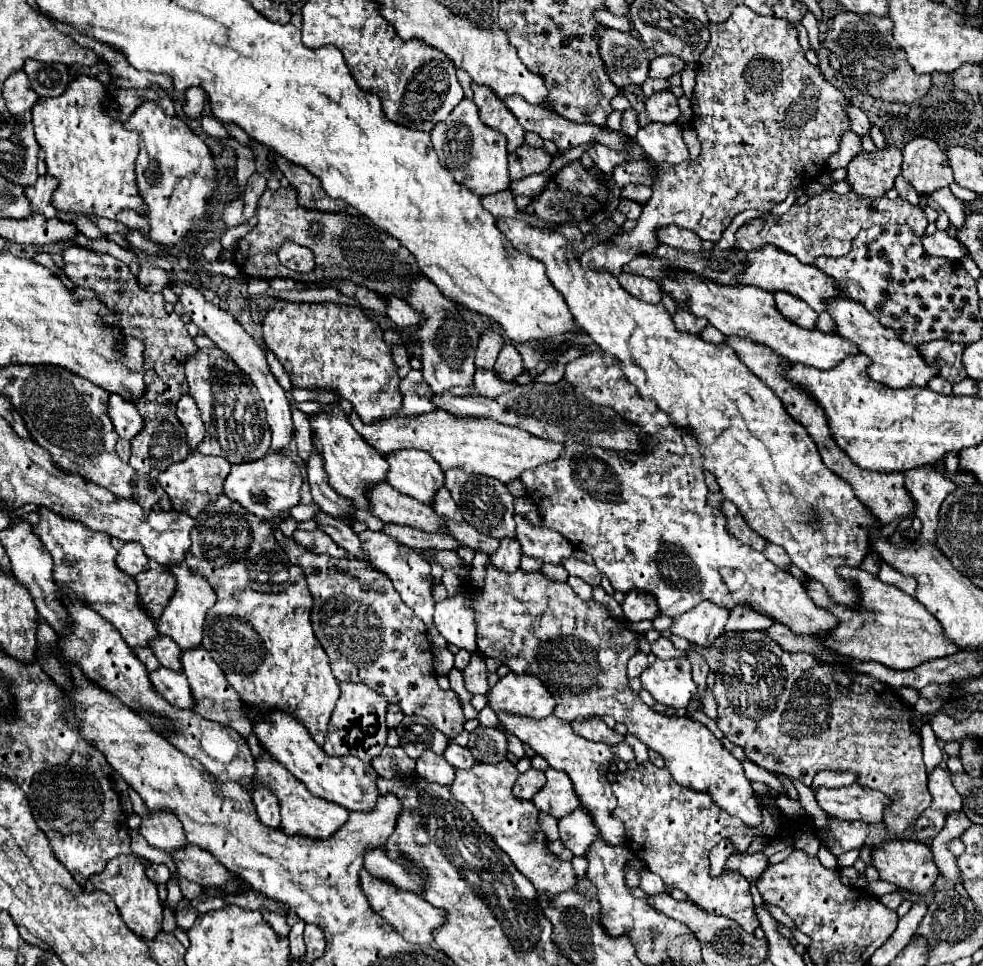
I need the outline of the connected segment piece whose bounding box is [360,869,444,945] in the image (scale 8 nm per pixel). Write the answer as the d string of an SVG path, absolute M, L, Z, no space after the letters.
M366 869L360 871L360 887L366 893L372 909L386 919L408 943L420 943L420 945L434 945L432 939L432 931L436 927L440 927L440 923L444 923L444 911L440 911L438 907L432 907L424 897L414 895L410 891L402 891L386 881L380 881L376 877L372 877Z

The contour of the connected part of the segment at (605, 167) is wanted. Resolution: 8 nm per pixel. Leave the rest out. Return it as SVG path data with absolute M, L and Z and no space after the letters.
M592 145L588 149L588 155L592 157L594 167L598 167L602 173L610 173L614 169L614 165L624 161L622 155L618 155L616 151L612 151L612 149L604 147L604 145Z

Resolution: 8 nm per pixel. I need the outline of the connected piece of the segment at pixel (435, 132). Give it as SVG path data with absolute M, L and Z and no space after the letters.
M462 99L446 121L436 123L430 135L440 163L454 175L458 183L466 185L476 195L490 195L510 187L506 139L500 135L500 131L492 131L488 125L480 123L478 107L472 99Z

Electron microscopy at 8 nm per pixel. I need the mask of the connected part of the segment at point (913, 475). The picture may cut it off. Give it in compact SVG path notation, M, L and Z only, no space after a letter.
M918 467L916 471L906 473L906 489L914 499L916 517L922 519L922 529L916 543L936 545L938 509L940 503L956 489L956 485L934 467Z

